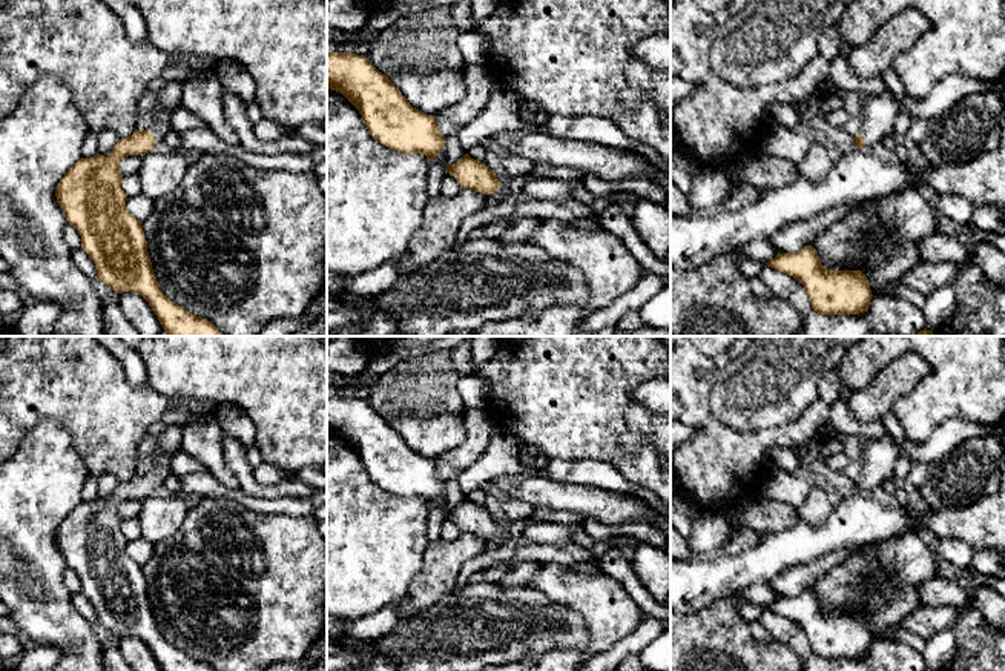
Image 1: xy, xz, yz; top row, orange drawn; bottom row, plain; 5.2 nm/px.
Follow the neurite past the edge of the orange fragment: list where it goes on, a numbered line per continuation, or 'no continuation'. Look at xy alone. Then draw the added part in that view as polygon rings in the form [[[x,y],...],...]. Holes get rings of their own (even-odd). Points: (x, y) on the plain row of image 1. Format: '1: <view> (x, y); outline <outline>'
1: xy (169, 441); outline [[[169,425],[166,430],[157,438],[157,450],[153,454],[155,467],[150,471],[157,485],[161,485],[170,474],[170,462],[175,451],[181,450],[184,427],[181,425]]]

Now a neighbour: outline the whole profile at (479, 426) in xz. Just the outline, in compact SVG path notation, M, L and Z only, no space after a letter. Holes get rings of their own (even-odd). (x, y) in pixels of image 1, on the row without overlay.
M470 407L463 410L463 418L466 430L463 444L436 459L437 473L445 482L454 479L480 458L496 428L488 410Z

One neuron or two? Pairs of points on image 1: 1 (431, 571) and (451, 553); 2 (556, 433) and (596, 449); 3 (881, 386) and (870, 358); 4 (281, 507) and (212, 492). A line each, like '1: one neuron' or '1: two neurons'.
1: one neuron
2: one neuron
3: two neurons
4: one neuron

